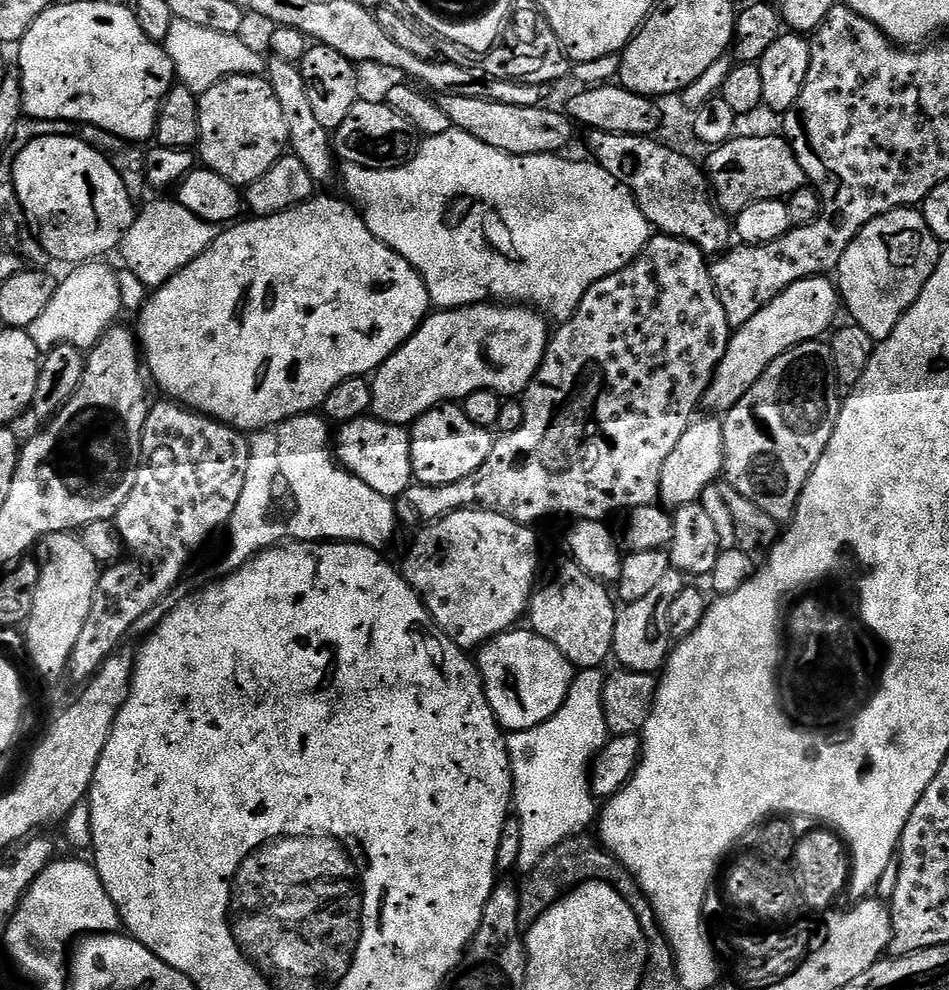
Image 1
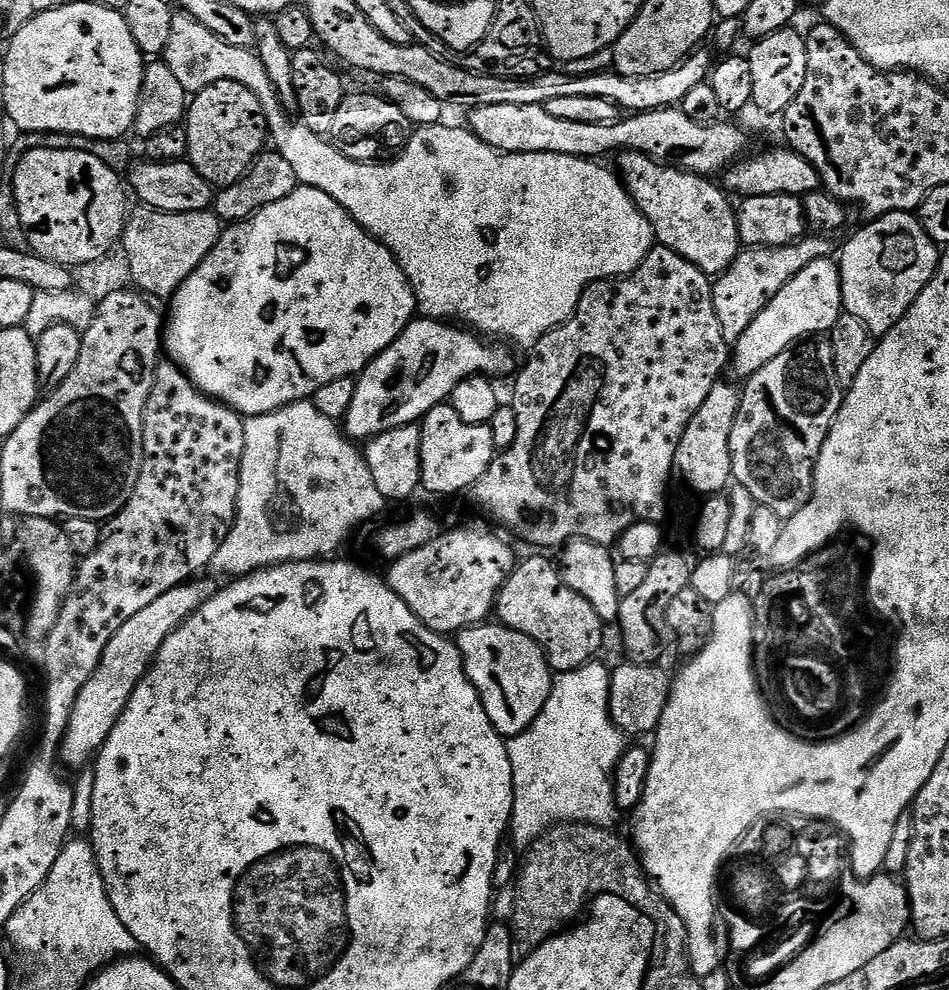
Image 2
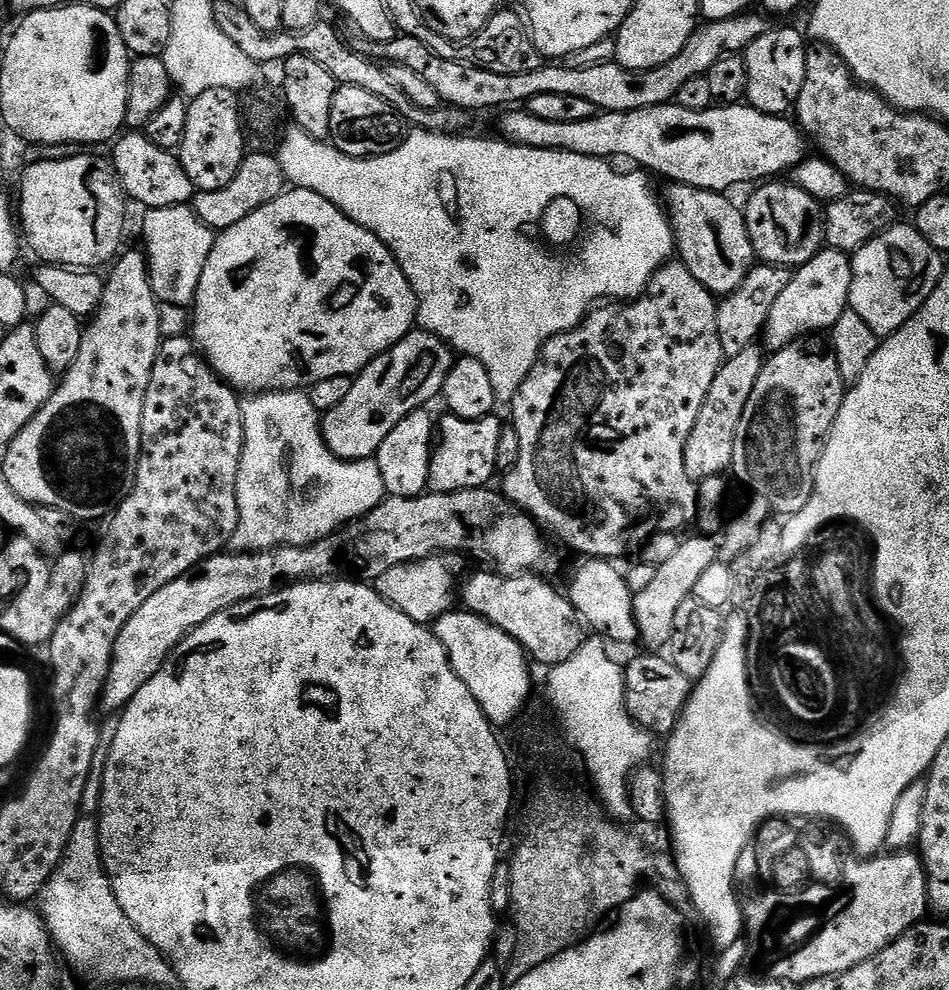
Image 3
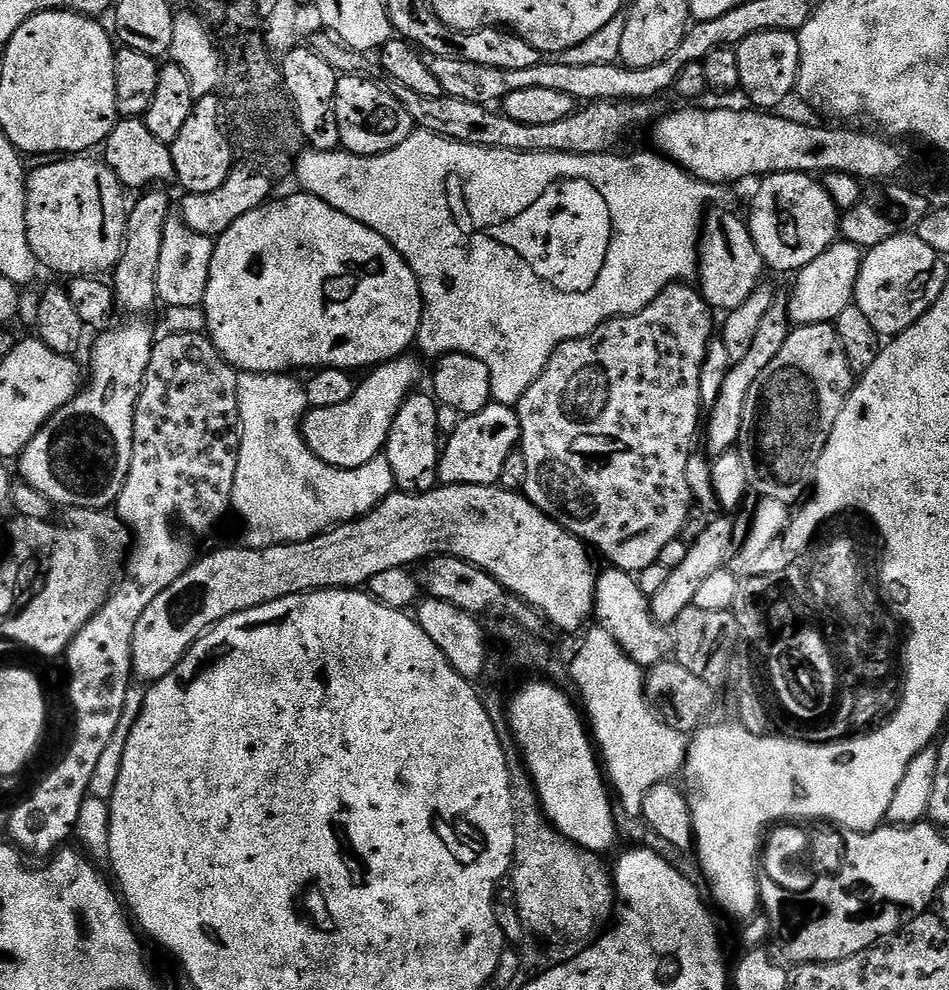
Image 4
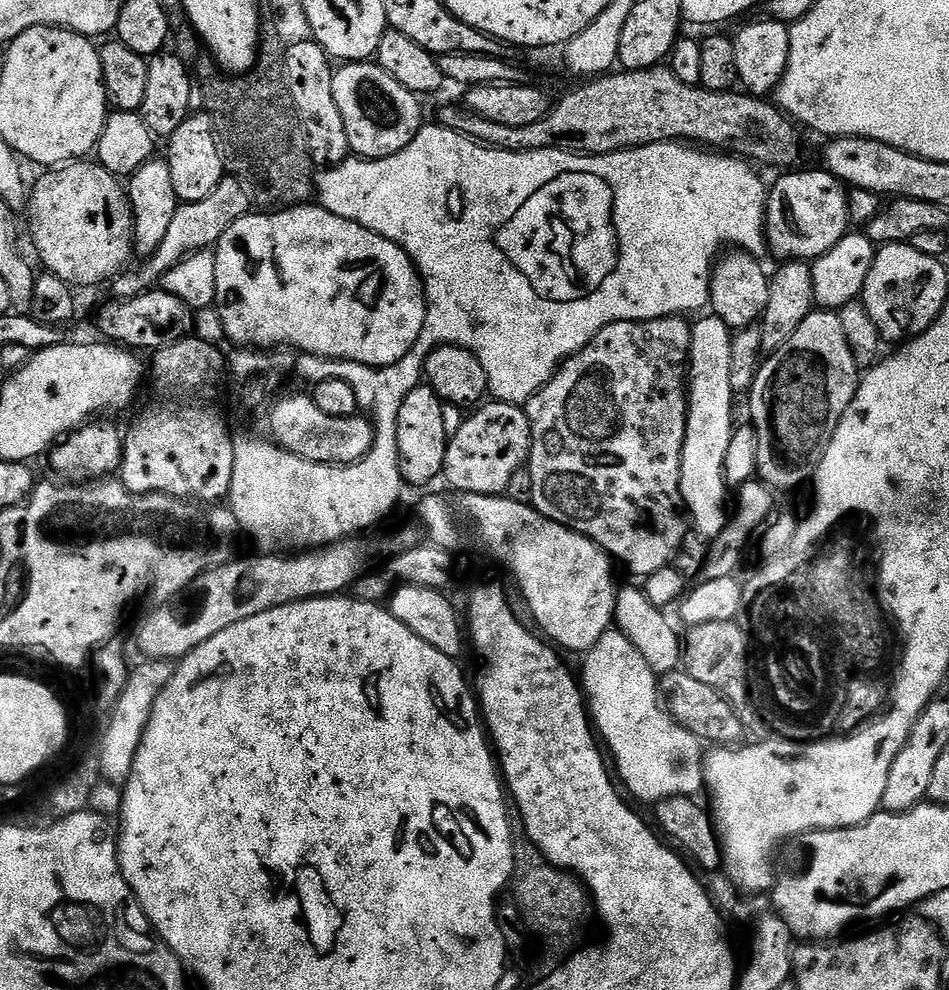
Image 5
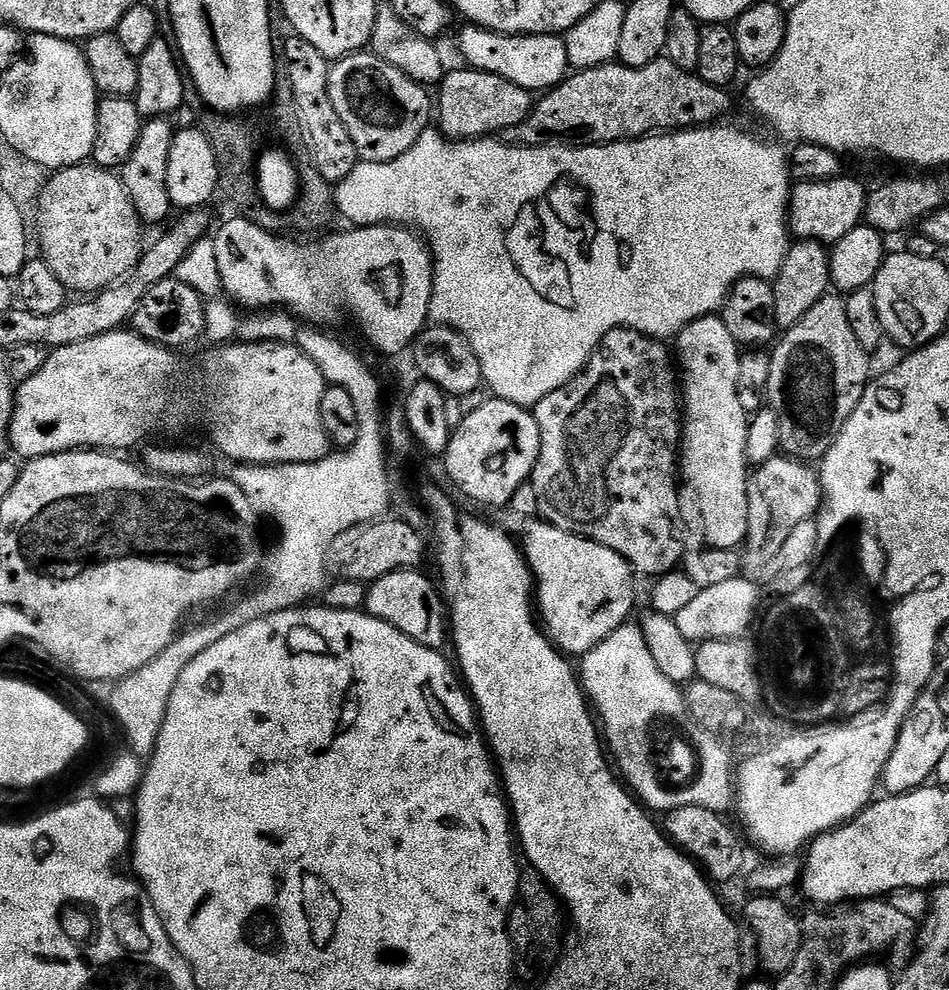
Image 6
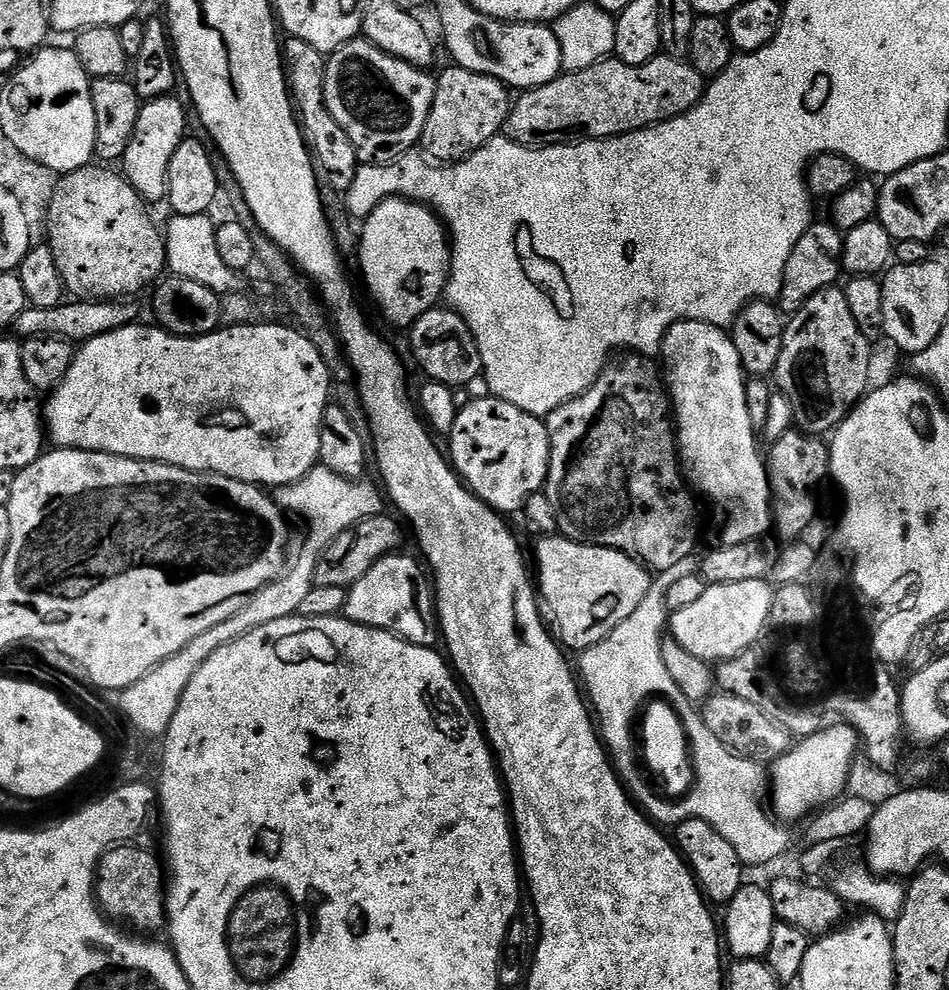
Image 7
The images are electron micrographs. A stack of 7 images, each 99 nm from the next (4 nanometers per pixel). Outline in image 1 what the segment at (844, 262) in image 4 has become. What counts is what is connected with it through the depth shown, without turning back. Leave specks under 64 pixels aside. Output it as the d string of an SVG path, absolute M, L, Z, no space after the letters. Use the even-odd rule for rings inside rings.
M822 275L794 282L794 286L782 290L774 302L758 310L750 322L729 335L726 354L716 368L702 401L709 413L723 414L731 410L740 401L742 394L746 394L746 390L750 390L750 386L754 386L754 382L766 374L768 367L779 356L808 340L820 340L823 332L827 333L837 323L836 307L839 309L842 301L837 285L828 280L831 279L827 275Z

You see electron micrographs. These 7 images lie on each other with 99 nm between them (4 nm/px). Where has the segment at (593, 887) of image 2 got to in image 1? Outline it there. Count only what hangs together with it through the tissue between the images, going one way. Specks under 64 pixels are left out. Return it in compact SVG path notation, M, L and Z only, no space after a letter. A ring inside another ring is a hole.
M581 834L564 840L558 847L552 848L542 862L533 867L527 877L525 888L521 889L519 898L519 922L521 927L537 920L554 901L558 900L567 891L573 891L583 883L604 883L610 885L626 902L630 900L647 900L648 896L637 886L636 880L626 870L611 852L604 848L599 841L589 835Z

